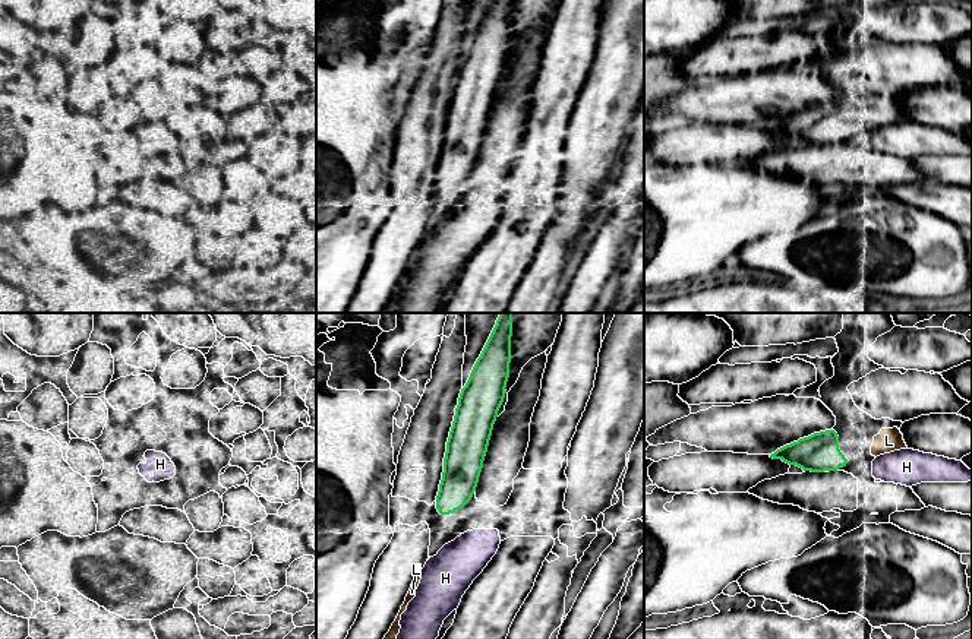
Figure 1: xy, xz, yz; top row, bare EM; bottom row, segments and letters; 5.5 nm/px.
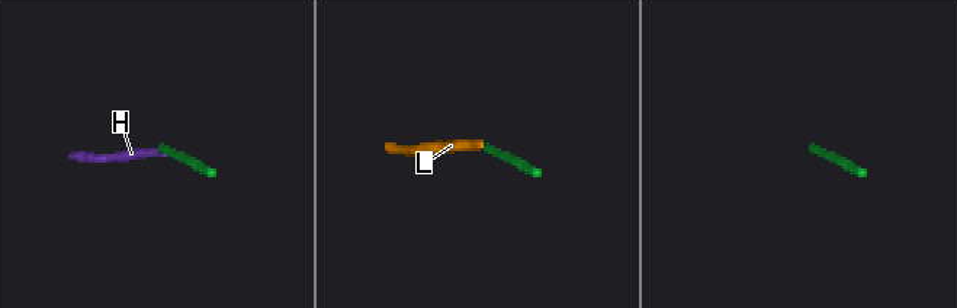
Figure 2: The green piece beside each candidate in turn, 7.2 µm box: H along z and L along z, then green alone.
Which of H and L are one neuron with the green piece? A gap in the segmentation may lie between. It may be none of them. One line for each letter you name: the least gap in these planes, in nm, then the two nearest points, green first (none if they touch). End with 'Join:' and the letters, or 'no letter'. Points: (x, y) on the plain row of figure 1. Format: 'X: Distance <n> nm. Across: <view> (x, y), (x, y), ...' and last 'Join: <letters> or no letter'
L: Distance 140 nm. Across: yz (846, 132), (871, 126)
Join: L

